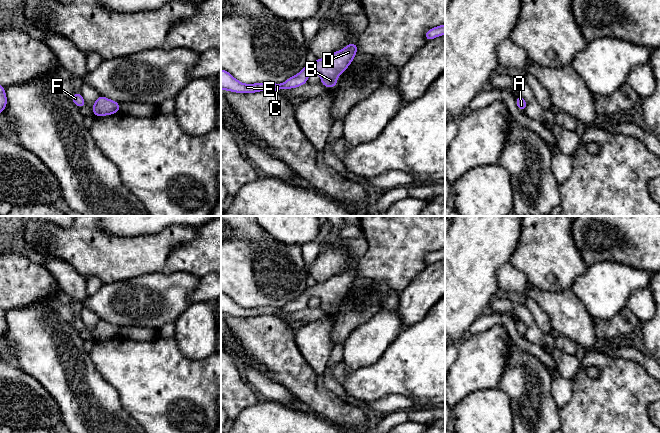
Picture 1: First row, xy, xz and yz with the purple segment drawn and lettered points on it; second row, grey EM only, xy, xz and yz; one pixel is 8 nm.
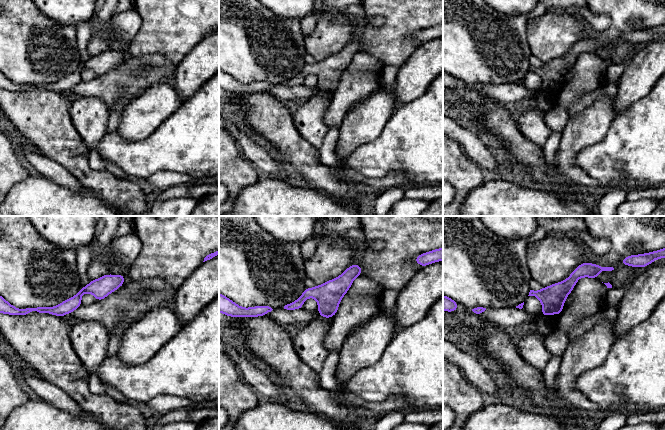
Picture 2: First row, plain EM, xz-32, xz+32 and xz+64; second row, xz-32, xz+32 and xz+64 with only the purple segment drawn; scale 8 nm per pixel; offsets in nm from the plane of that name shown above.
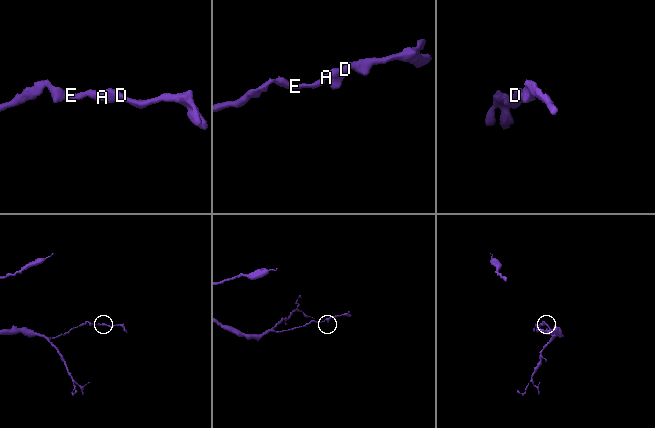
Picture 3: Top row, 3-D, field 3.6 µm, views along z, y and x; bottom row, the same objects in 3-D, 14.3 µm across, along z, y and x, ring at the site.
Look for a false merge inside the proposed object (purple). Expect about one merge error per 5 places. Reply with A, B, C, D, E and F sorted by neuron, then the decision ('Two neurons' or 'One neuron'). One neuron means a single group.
Groups: A B C D E F. One neuron

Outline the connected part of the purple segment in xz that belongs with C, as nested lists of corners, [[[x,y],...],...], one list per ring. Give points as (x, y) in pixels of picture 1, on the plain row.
[[[357,266],[349,267],[340,275],[331,277],[325,282],[316,283],[313,287],[307,287],[301,296],[288,302],[284,307],[271,306],[243,308],[235,303],[228,295],[221,293],[221,313],[236,317],[256,317],[259,315],[279,315],[281,313],[292,313],[307,307],[311,297],[318,297],[320,306],[326,312],[337,310],[337,302],[353,286],[357,278]]]

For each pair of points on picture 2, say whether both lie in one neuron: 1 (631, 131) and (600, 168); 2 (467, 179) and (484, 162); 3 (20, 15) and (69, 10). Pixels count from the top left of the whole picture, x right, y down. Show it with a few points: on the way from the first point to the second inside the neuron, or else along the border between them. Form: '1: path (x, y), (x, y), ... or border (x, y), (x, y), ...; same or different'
1: path (628, 140), (609, 159); same
2: border (463, 150), (481, 168); different
3: border (39, 10), (46, 16), (64, 24); different

